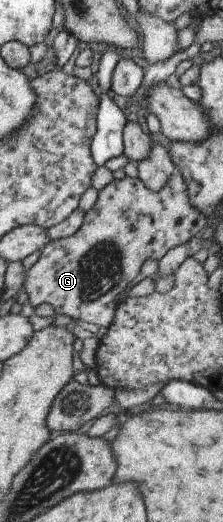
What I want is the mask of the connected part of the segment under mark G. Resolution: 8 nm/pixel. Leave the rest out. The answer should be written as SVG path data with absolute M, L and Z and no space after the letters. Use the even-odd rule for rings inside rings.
M174 172L171 174L171 177L168 178L167 183L162 186L161 190L158 192L149 191L148 188L144 186L144 183L138 177L124 177L122 179L114 179L109 184L104 186L101 190L97 192L96 203L83 214L83 221L81 226L74 232L72 235L59 238L59 239L50 239L41 250L38 259L26 274L24 274L24 285L23 289L27 294L27 299L30 304L35 308L42 303L49 304L53 308L53 312L58 314L66 314L72 317L73 320L83 320L84 322L90 322L90 324L96 324L96 326L107 326L112 322L113 312L115 311L115 302L118 298L124 295L124 289L134 278L136 274L140 272L140 266L144 264L145 260L148 258L152 260L159 260L174 246L180 246L184 242L192 242L198 233L206 234L205 230L205 216L201 215L192 208L192 205L188 202L187 199L187 188L184 184L181 174Z

